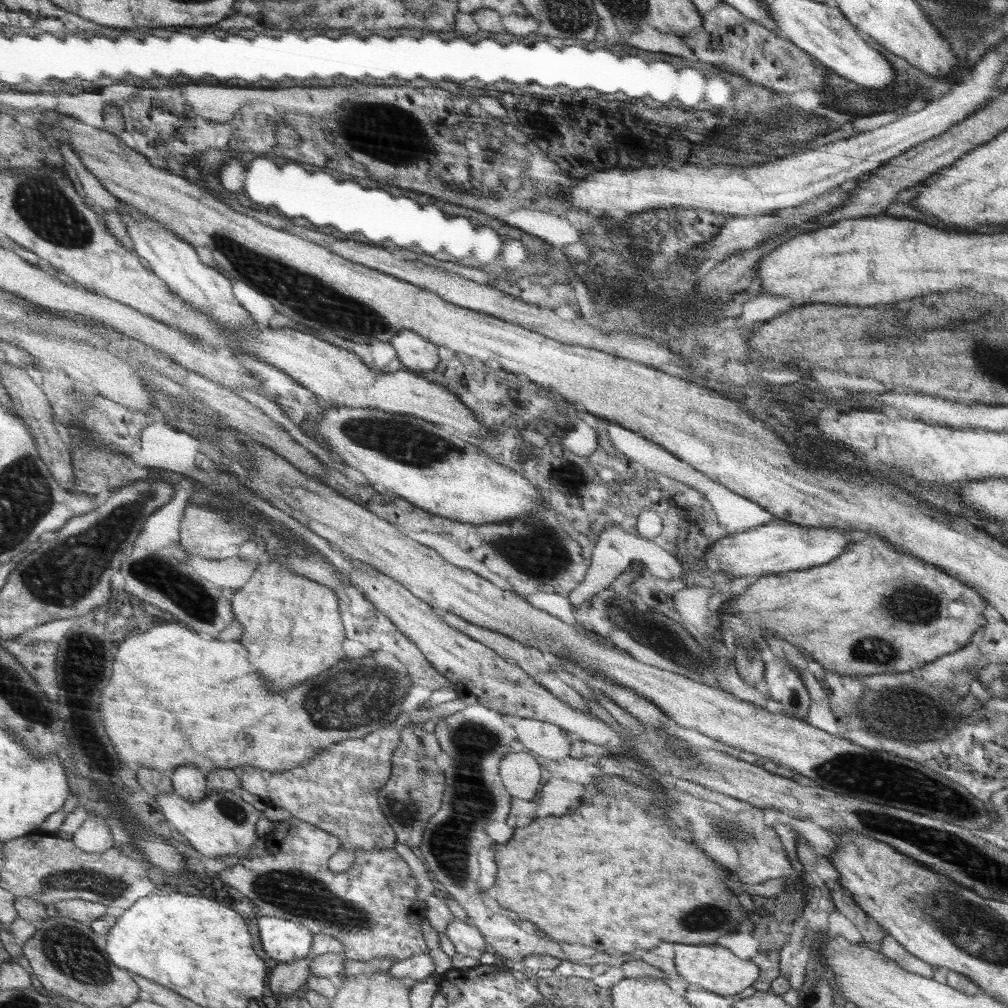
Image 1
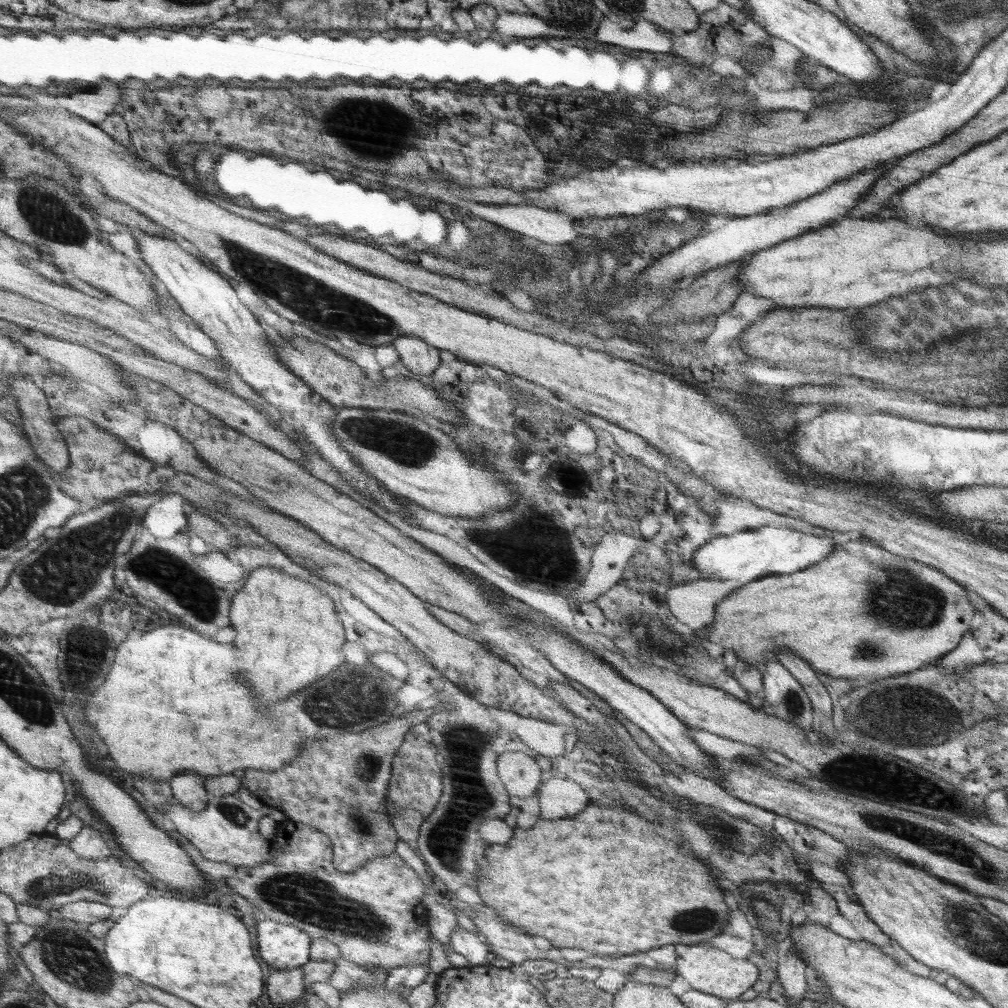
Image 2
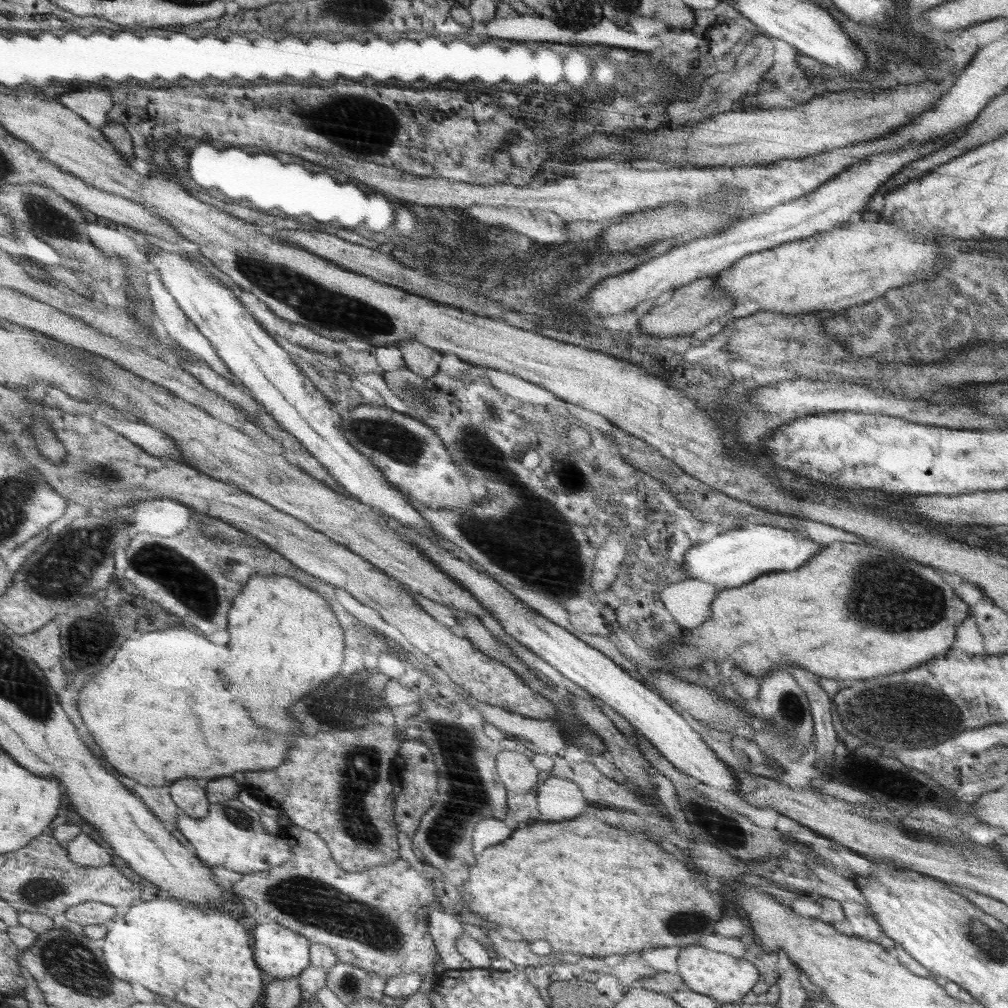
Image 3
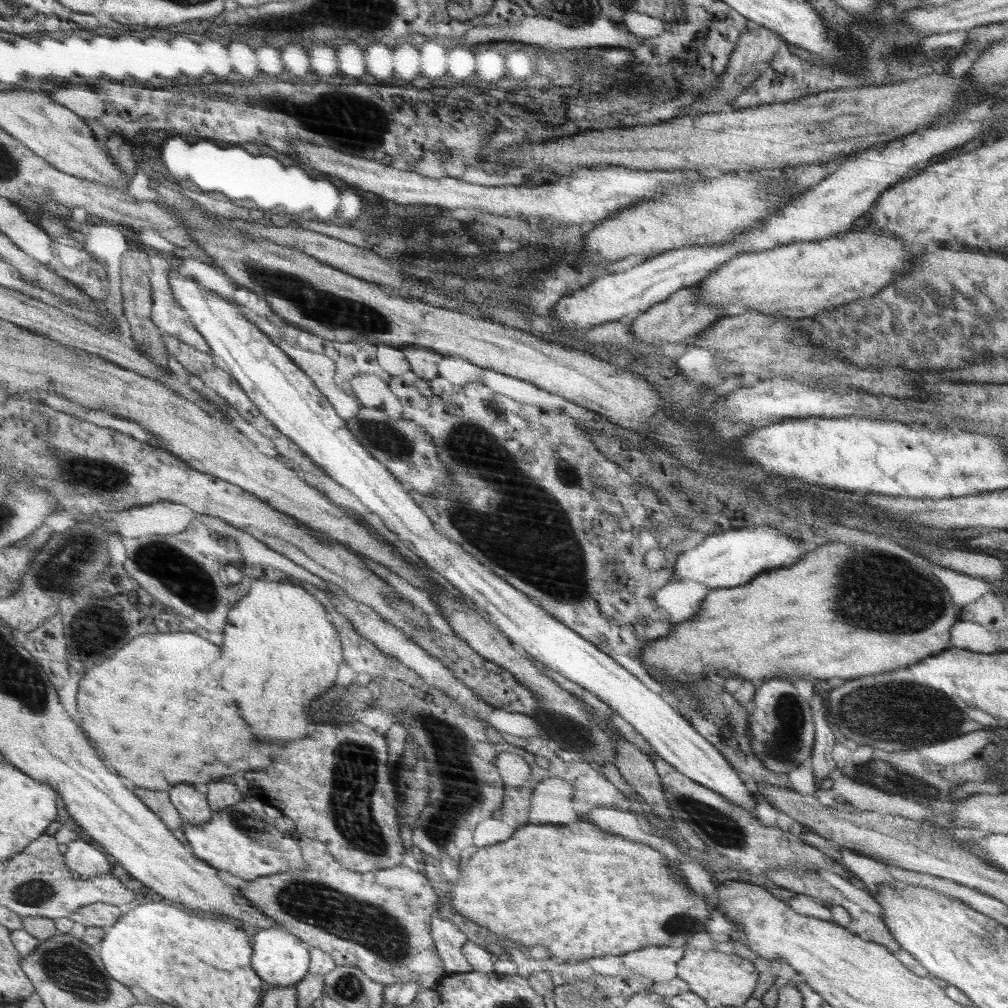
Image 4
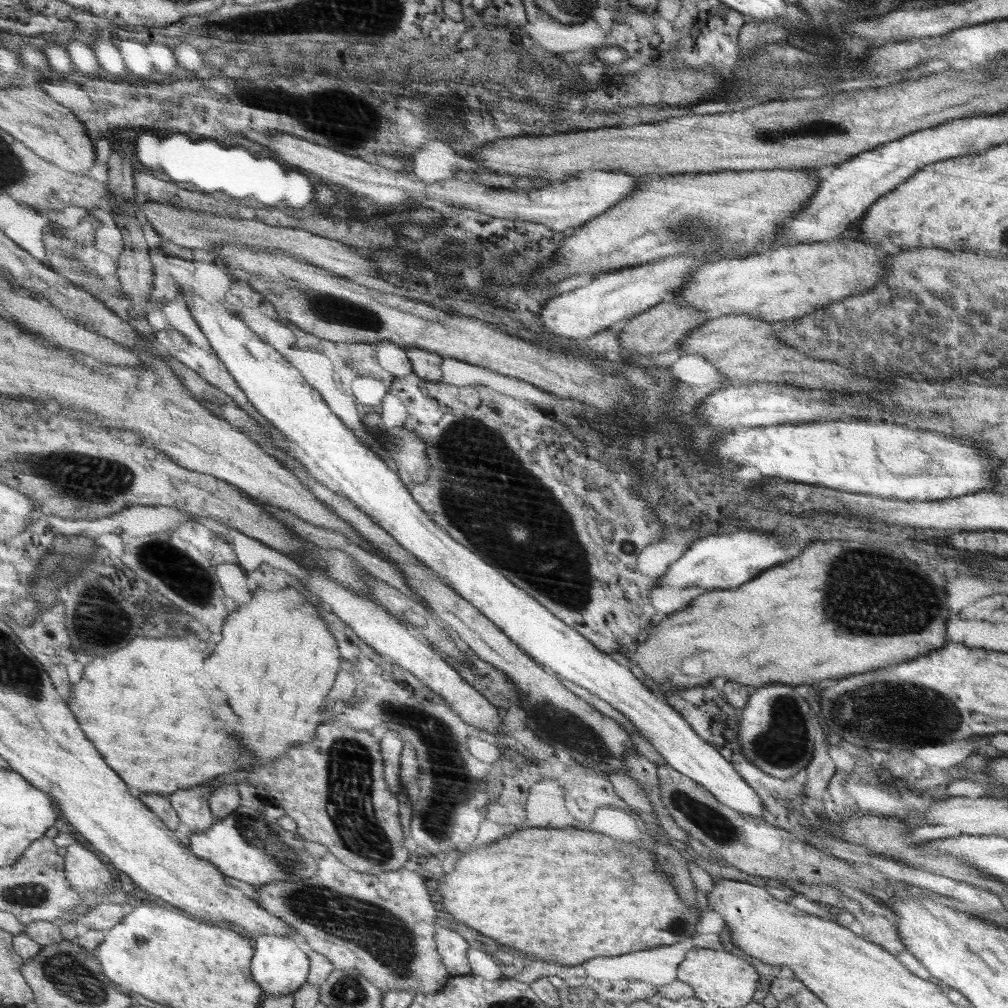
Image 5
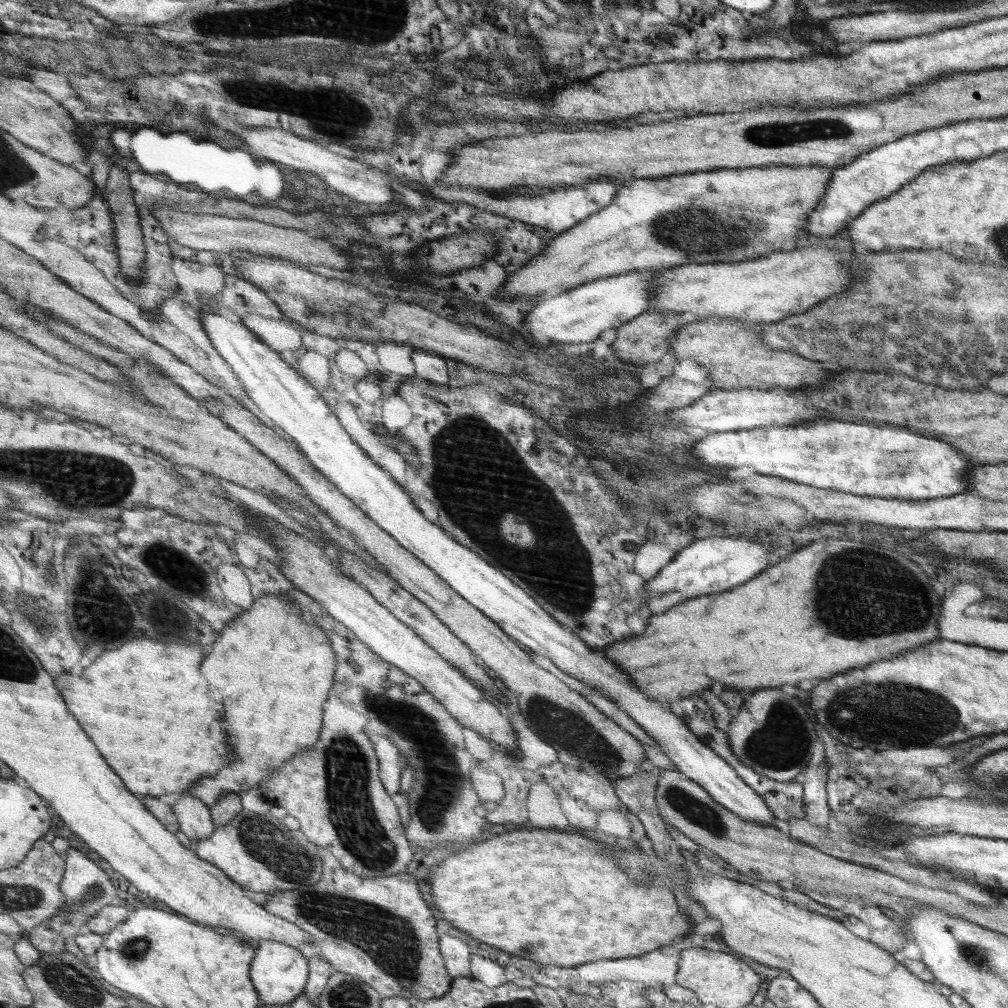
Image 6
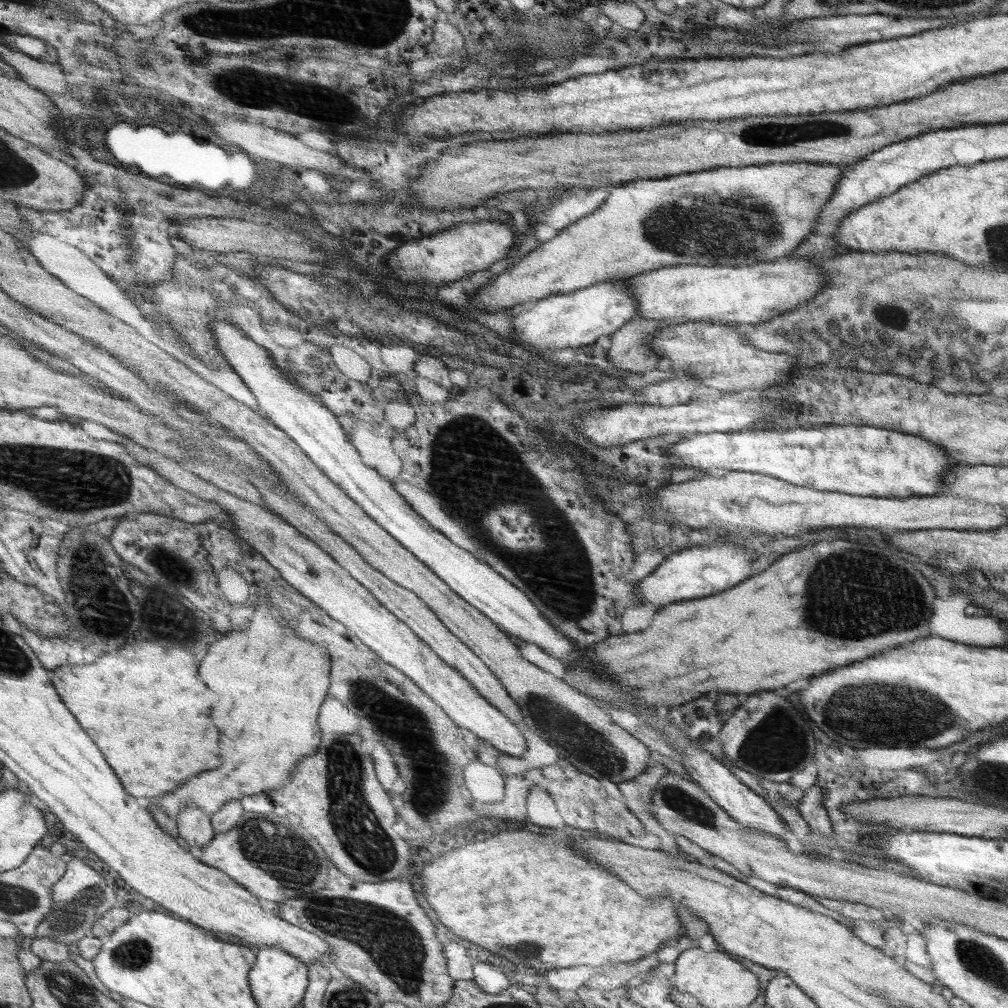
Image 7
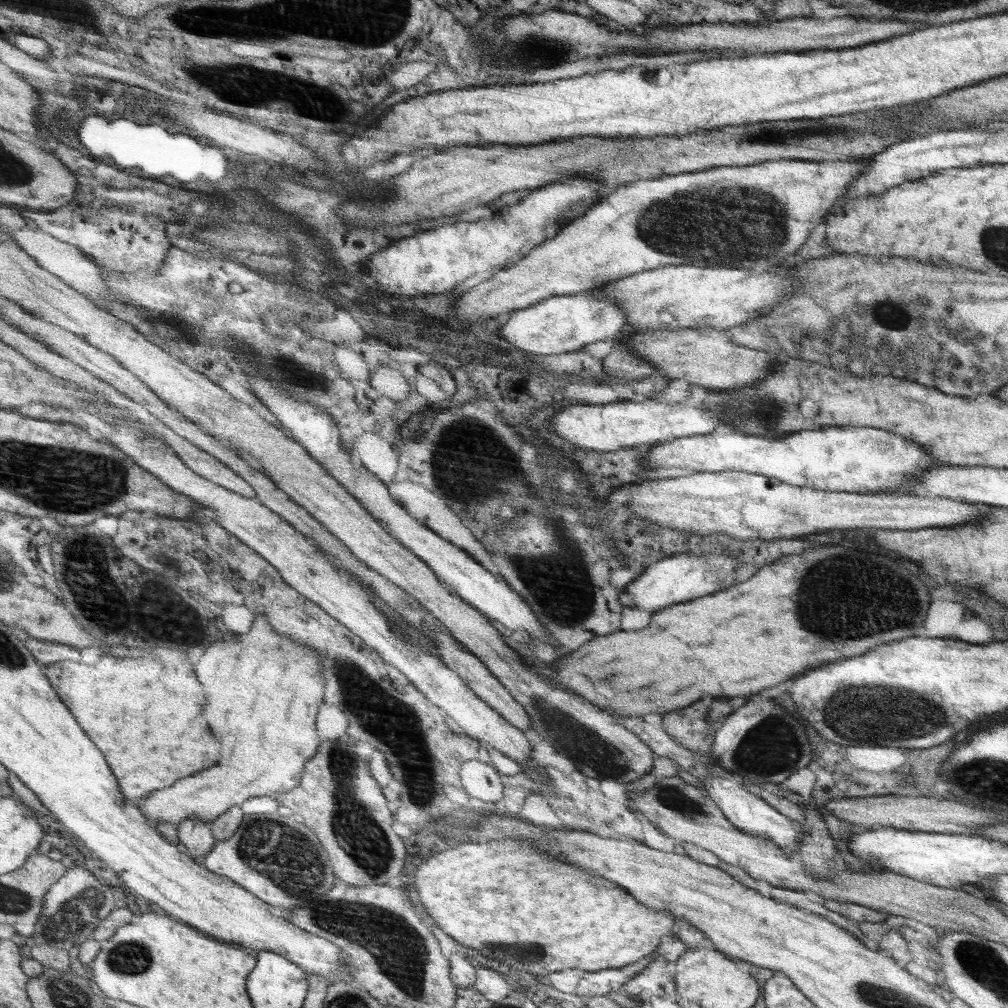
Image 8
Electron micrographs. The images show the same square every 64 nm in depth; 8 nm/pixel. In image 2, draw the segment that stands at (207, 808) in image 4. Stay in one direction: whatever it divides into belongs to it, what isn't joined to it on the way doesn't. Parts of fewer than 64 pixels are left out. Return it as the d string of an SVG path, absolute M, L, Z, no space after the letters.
M197 772L182 773L172 778L171 783L175 799L188 805L194 811L206 811L212 794L210 794L207 785L204 784L202 774Z

